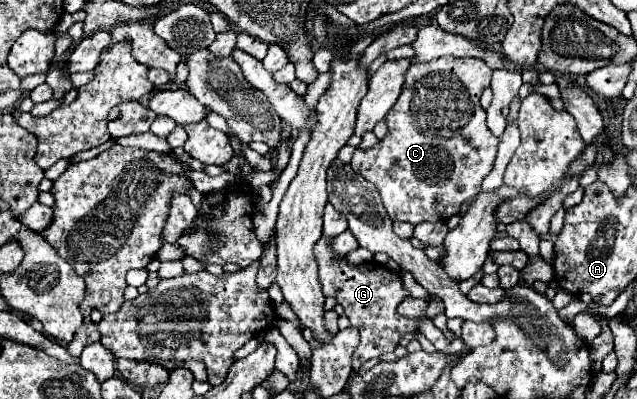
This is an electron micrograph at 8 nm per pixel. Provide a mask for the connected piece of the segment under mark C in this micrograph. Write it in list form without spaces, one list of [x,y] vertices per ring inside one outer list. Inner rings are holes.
[[[440,57],[428,63],[412,63],[406,83],[394,107],[388,111],[388,135],[370,149],[356,149],[350,165],[354,173],[374,183],[382,195],[382,203],[392,221],[408,221],[418,225],[422,221],[448,221],[460,213],[464,201],[482,191],[482,179],[492,171],[498,137],[486,127],[486,111],[480,105],[482,91],[490,85],[492,69],[478,59]]]

